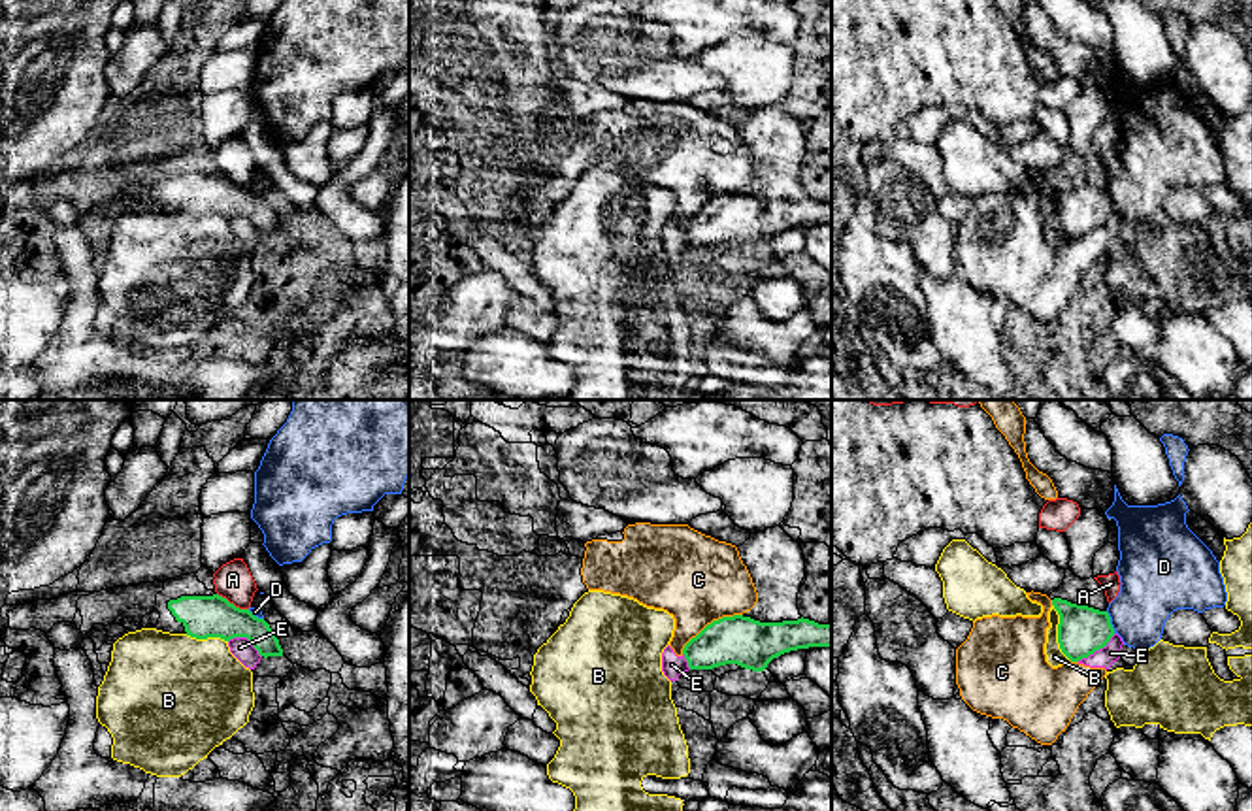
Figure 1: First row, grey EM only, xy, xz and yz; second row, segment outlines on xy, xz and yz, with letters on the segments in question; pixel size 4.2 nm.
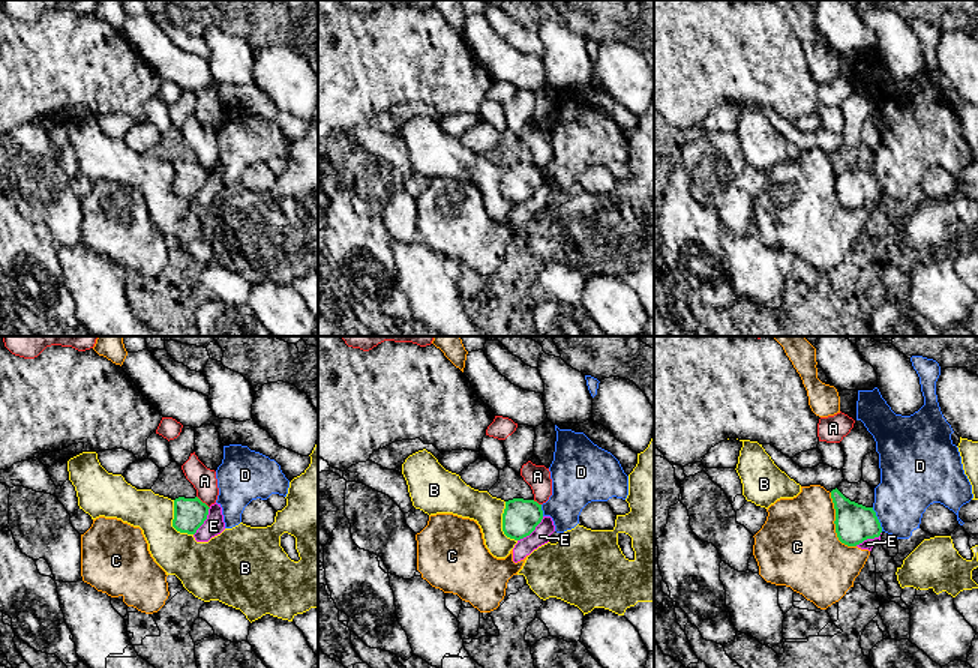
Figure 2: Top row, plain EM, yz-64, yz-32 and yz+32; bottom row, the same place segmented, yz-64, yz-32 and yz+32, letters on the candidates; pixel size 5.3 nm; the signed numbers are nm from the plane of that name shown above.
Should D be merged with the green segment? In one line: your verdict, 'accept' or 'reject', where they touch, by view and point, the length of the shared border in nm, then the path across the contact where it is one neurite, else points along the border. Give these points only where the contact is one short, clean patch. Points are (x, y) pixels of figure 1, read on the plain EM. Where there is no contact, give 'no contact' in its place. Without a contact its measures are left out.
reject | yz (1109, 200) | 100 nm | along yz (1105, 189), (1115, 210)

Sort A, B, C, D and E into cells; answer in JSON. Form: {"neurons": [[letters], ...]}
{"neurons": [["A"], ["B"], ["C", "E"], ["D"]]}

